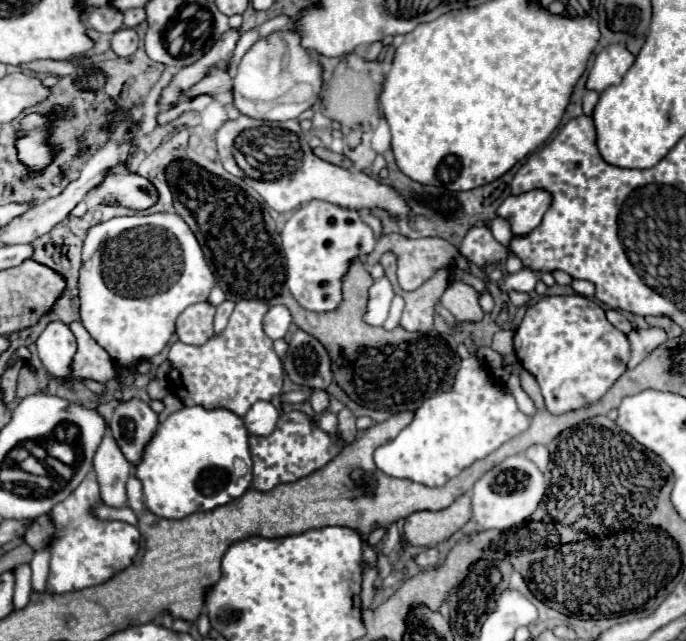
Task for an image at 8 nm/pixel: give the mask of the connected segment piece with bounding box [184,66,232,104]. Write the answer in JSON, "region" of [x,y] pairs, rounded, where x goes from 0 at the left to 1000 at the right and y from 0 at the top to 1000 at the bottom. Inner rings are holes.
{"region":[[[321,103],[303,112],[303,119],[292,125],[292,131],[286,131],[268,147],[268,153],[283,153],[289,147],[309,147],[324,162],[335,162],[338,159],[338,122],[332,115],[332,106]]]}

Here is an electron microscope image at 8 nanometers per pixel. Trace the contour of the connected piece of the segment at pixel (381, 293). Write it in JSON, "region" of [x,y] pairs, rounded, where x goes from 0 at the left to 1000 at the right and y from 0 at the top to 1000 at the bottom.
{"region":[[[563,434],[548,437],[536,452],[536,474],[534,474],[531,499],[542,509],[557,509],[560,499],[566,496],[571,465],[574,465],[571,443],[566,443]]]}

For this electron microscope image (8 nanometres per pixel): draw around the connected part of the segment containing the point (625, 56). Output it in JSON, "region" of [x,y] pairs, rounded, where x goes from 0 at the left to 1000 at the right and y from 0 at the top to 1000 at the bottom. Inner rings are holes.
{"region":[[[910,69],[883,72],[866,94],[866,103],[857,115],[854,137],[878,144],[886,134],[901,131],[910,122],[910,112],[924,100],[924,87],[913,78]]]}

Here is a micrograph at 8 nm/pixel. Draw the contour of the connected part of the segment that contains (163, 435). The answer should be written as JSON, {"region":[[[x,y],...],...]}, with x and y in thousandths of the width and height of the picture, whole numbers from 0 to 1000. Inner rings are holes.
{"region":[[[268,633],[230,665],[204,724],[198,724],[198,743],[210,755],[213,793],[233,808],[268,808],[350,777],[367,752],[367,715],[356,655],[332,640]],[[344,715],[356,718],[362,730],[353,743],[341,733]]]}

